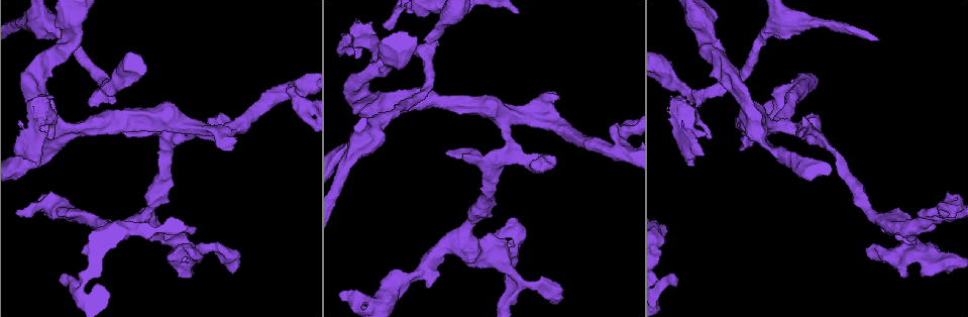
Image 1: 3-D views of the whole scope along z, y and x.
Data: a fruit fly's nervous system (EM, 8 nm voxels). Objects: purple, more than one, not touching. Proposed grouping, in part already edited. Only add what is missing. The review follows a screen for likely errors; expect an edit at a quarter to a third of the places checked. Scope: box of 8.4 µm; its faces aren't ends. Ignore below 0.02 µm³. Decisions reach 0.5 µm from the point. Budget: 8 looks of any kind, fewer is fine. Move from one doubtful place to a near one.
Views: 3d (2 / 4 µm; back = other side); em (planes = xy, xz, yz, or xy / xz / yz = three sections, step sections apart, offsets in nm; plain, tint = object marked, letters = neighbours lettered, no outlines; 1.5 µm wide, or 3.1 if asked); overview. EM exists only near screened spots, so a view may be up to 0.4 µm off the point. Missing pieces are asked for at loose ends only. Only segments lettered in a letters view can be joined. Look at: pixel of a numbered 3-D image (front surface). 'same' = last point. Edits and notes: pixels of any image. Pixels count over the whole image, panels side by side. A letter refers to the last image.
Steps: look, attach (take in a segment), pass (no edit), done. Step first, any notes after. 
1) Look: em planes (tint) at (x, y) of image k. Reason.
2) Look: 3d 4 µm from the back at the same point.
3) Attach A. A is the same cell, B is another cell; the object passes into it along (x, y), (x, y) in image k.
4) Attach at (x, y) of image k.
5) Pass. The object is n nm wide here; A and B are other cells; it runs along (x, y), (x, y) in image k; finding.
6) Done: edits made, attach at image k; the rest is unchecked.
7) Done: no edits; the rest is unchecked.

Look: 3d 4 µm at (676, 285) of image 1. An open end.

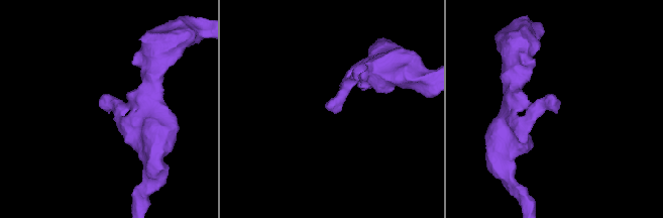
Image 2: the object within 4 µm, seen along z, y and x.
Look: em yz step 8 (tint) at (107, 111) of image 2.

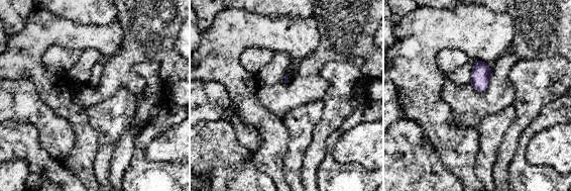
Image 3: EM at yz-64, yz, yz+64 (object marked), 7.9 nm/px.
Look: em xz step 4 (letters) at the same point. Another direction.

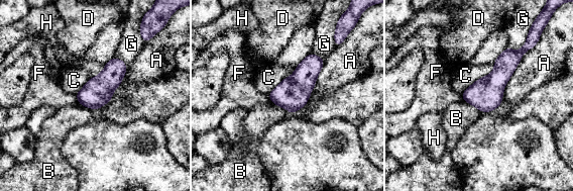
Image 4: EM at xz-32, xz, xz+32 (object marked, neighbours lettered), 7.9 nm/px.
Pass. The object is 260 nm wide here; the longest contact is with A, 460 nm; A, B, C, D, F, G and H are other cells; none of them fits.

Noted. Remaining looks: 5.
Look: em planes (tint) at (234, 271) of image 1. An open end.

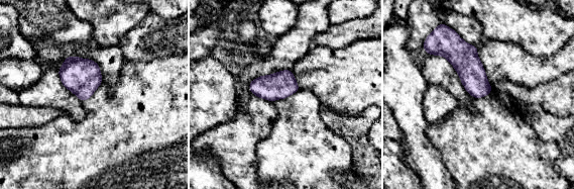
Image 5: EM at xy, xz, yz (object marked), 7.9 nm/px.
Look: em planes (letters) at the same point. What lies round it.

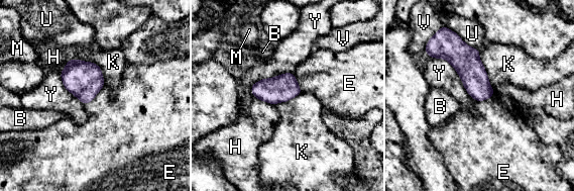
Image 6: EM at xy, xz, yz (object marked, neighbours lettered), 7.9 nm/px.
Pass. The object is 200 nm wide here; B, E, H, K, M, U, V and Y are other cells; none of them fits.

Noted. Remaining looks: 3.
Look: 3d 2 µm at (456, 106) of image 1. Thick end.

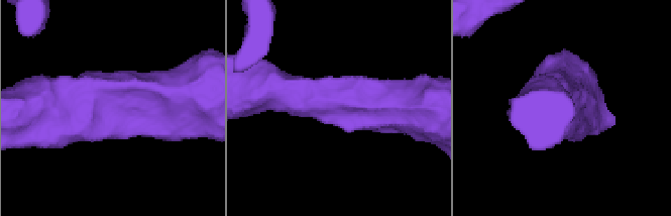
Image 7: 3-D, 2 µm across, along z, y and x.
Look: em yz step 4 (tint) at (568, 136) of image 7. The arms are 340, 380 nm wide.

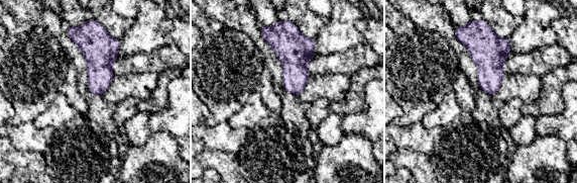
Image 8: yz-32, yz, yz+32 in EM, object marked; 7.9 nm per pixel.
Look: em xz step 8 (letters) at the same point. Cut it another way.

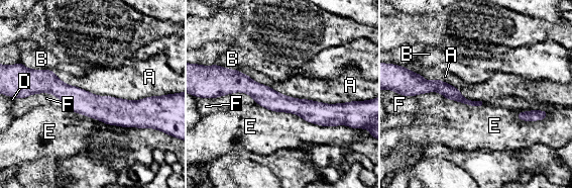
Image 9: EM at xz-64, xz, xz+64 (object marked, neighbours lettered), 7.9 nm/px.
Pass. A, B, D, E and F are other cells; a border runs along (255, 101), (314, 123), (349, 126) in image 9; no lettered segment goes on from it.

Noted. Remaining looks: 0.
Done: no edits; the rest is unchecked.

